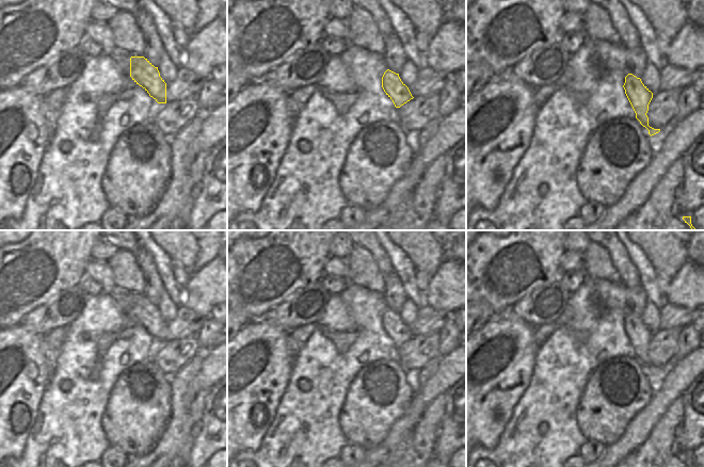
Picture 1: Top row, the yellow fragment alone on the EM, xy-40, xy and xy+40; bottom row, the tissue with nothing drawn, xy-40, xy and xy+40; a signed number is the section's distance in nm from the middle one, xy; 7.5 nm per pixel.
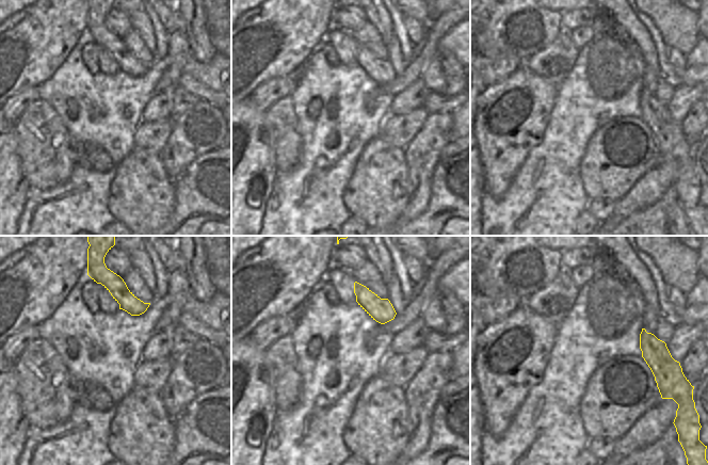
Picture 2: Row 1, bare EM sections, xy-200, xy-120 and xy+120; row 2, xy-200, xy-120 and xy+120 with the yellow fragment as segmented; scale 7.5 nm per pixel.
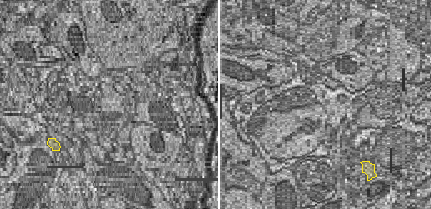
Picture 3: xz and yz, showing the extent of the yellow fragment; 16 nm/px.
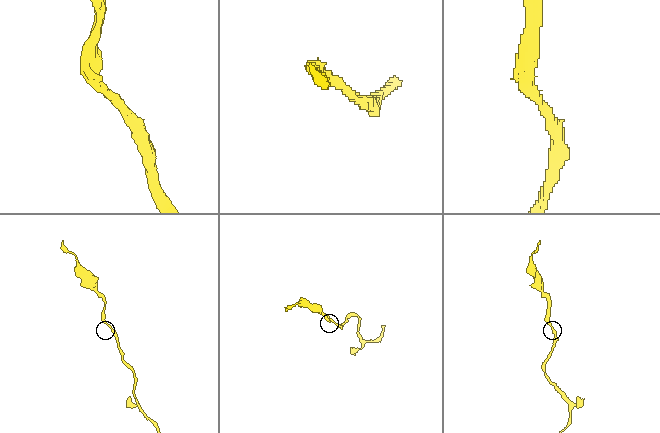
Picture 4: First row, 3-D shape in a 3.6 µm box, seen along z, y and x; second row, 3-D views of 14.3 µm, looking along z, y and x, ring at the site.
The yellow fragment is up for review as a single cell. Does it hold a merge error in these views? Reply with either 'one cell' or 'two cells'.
one cell

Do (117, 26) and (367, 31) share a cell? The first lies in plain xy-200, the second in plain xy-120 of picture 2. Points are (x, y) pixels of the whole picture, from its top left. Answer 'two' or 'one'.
two

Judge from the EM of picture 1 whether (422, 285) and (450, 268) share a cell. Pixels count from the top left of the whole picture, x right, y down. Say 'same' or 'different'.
different

